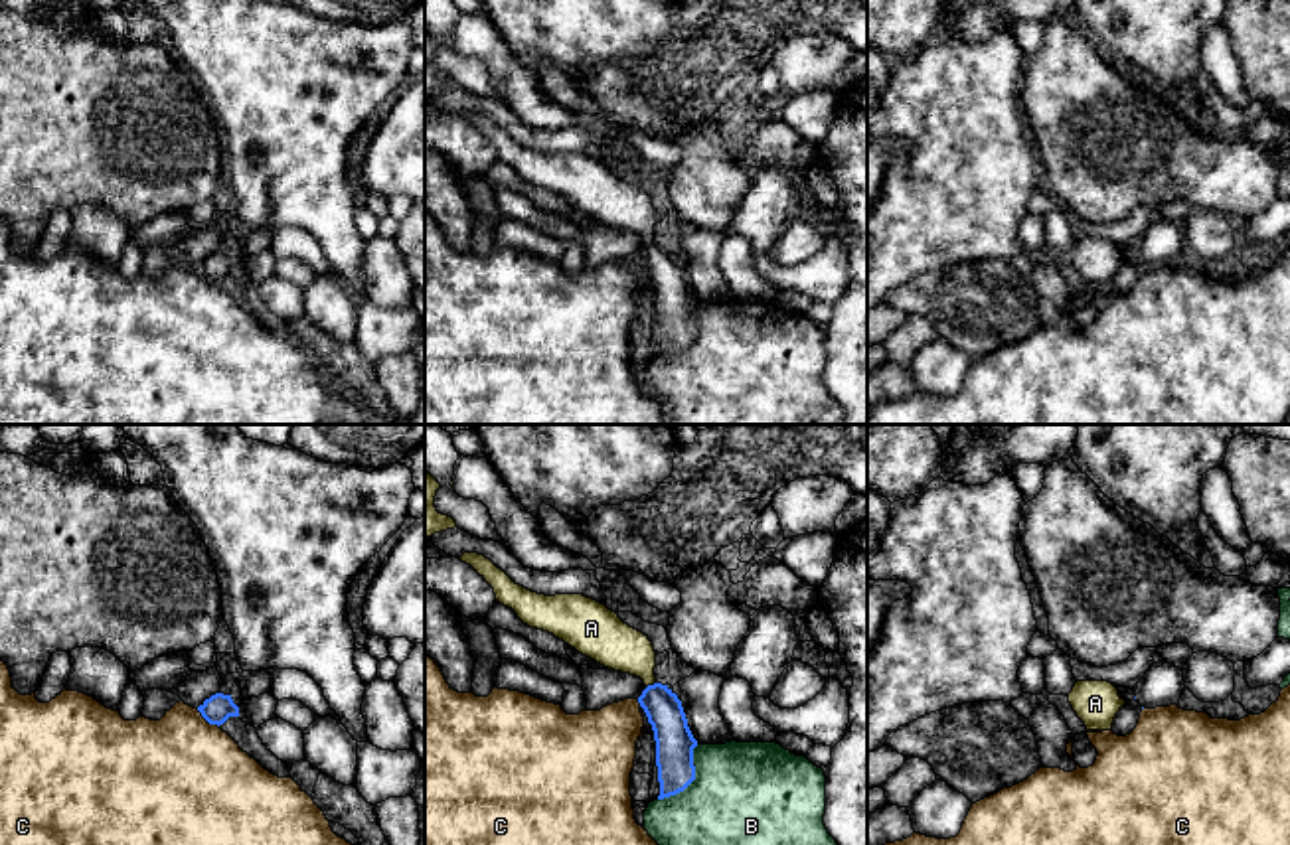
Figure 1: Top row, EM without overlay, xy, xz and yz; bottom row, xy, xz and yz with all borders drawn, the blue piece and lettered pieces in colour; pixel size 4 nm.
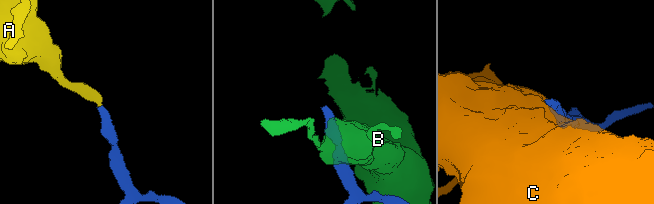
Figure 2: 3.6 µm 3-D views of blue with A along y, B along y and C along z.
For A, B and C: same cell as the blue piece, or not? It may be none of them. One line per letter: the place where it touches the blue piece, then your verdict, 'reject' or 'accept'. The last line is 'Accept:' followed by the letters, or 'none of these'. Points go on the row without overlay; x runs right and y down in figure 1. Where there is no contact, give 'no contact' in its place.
A: xz (650, 243) | accept
B: xz (694, 336) | reject
C: xy (208, 279) | reject
Accept: A

